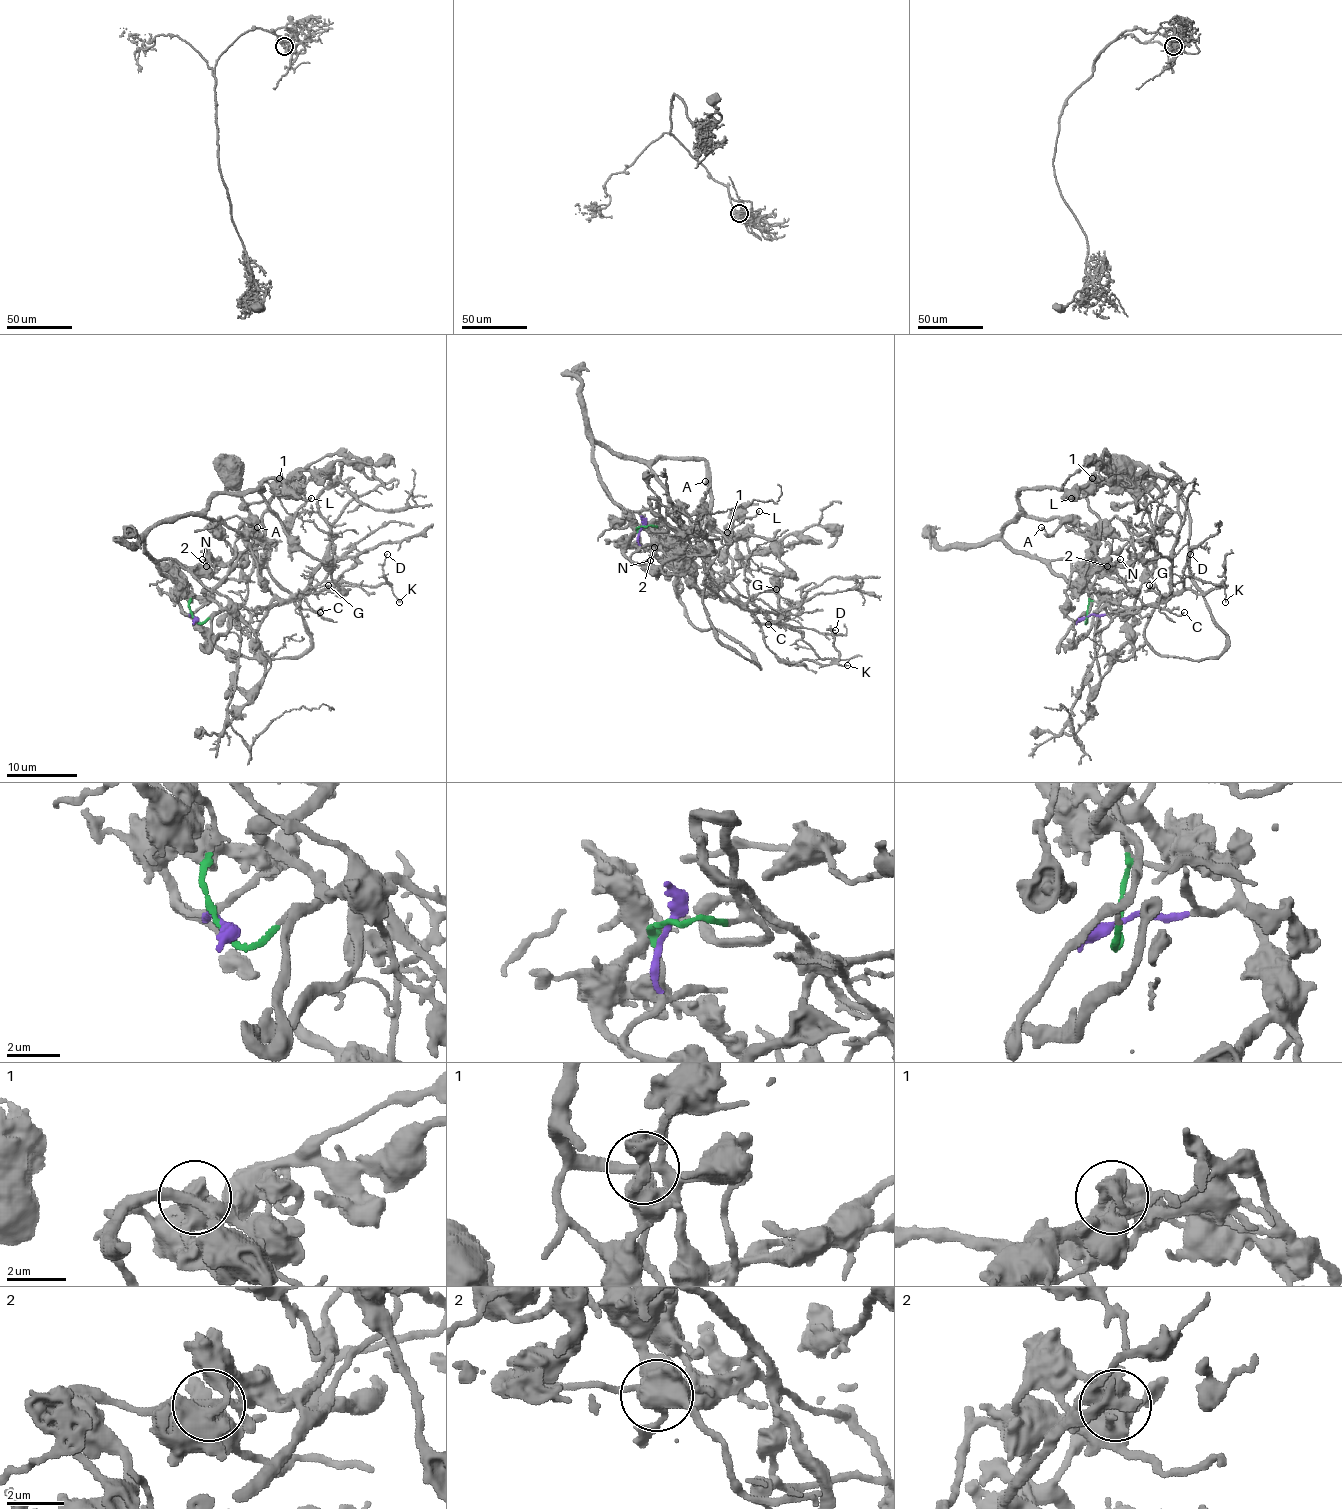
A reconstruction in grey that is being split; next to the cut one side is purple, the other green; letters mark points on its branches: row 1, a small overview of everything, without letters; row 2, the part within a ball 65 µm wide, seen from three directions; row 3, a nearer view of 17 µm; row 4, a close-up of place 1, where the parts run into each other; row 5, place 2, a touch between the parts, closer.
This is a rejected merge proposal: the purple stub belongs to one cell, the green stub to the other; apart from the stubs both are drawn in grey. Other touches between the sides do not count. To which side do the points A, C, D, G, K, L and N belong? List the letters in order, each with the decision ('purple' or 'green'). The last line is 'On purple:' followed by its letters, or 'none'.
A: purple
C: green
D: green
G: green
K: green
L: purple
N: purple
On purple: A, L, N

